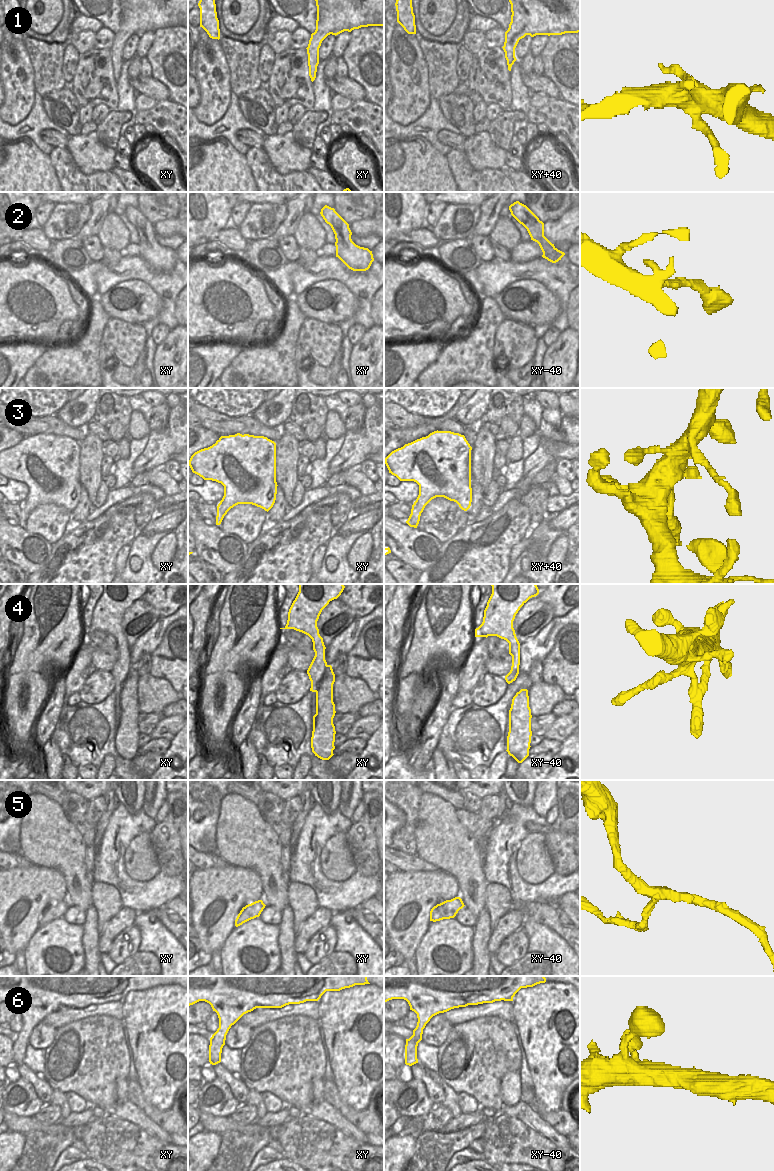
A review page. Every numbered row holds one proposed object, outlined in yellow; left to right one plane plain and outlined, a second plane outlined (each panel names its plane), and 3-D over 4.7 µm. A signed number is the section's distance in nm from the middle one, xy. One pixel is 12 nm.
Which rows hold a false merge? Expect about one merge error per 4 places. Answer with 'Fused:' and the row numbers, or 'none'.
Fused: 1.

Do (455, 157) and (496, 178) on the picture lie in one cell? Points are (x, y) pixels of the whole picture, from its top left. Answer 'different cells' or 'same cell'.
same cell

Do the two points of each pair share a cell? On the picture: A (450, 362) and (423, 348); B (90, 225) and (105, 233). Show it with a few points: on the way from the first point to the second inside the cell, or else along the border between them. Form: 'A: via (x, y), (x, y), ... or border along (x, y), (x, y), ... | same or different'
A: border along (443, 343), (438, 357), (421, 372) | different
B: border along (108, 213), (96, 235) | different

